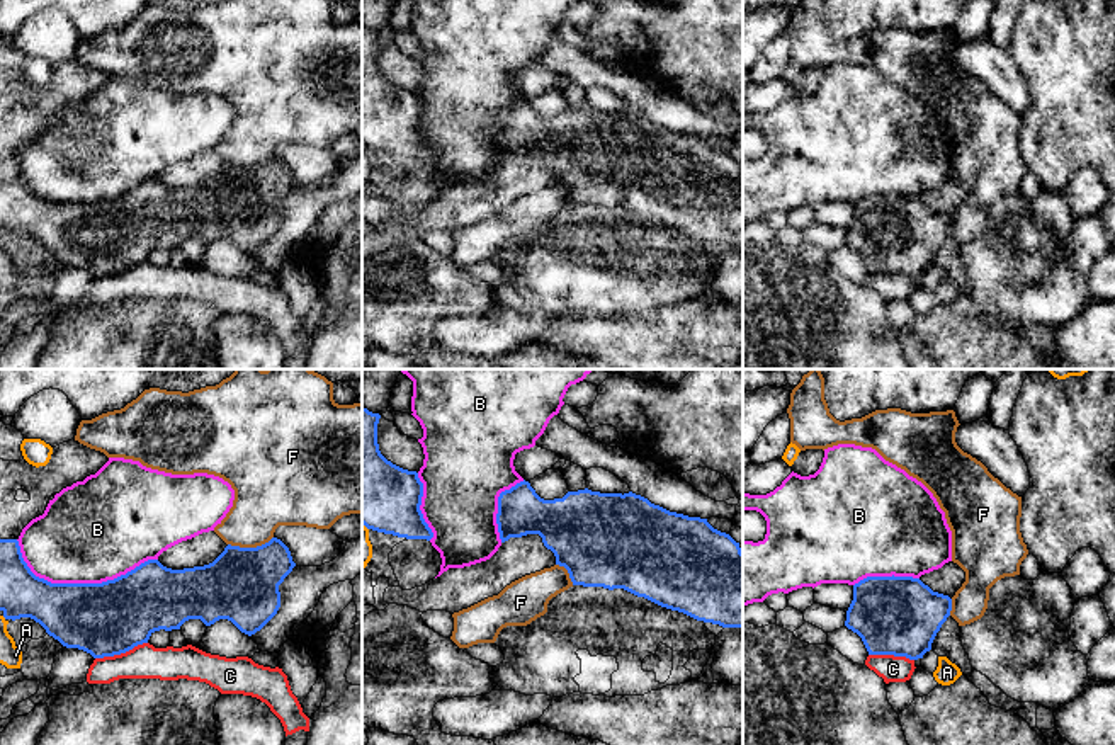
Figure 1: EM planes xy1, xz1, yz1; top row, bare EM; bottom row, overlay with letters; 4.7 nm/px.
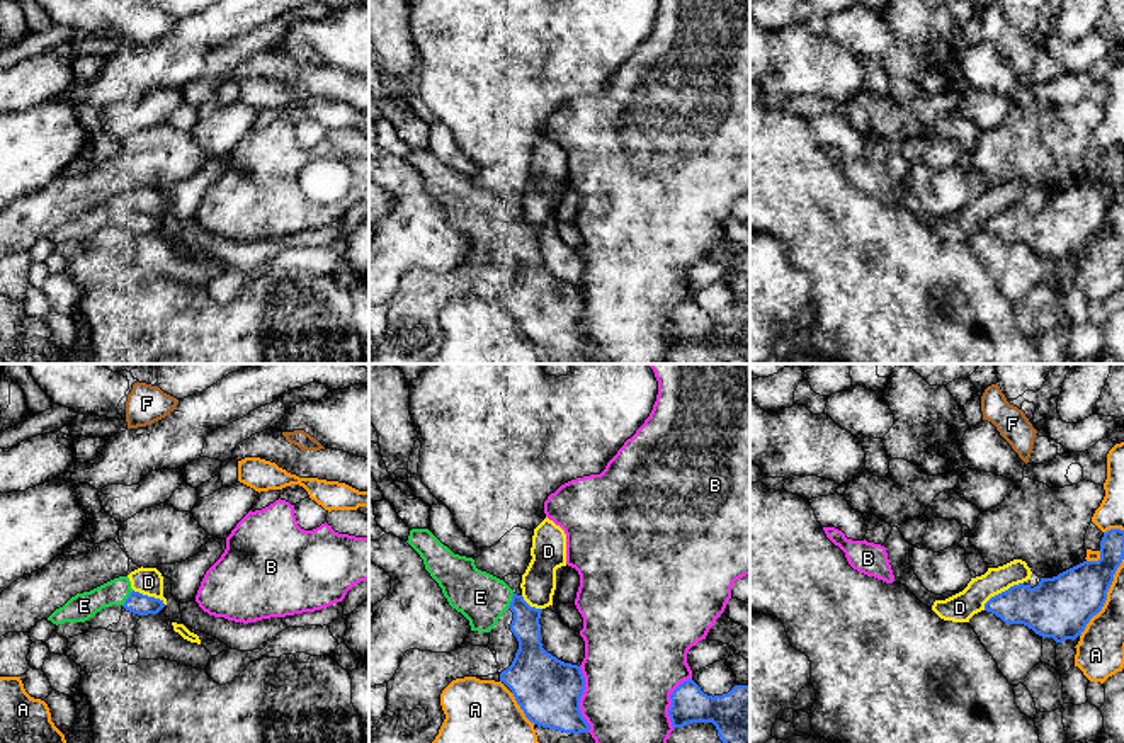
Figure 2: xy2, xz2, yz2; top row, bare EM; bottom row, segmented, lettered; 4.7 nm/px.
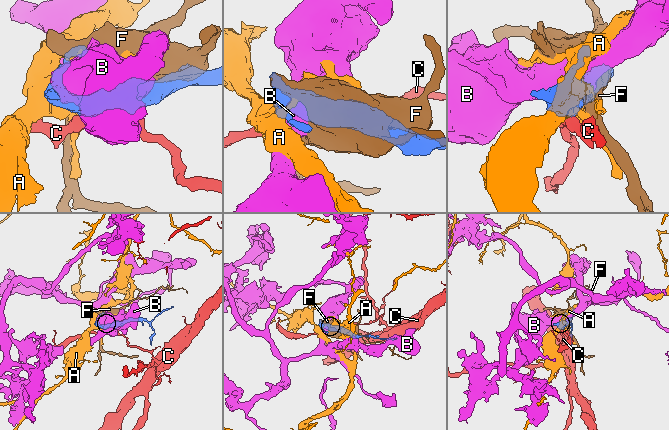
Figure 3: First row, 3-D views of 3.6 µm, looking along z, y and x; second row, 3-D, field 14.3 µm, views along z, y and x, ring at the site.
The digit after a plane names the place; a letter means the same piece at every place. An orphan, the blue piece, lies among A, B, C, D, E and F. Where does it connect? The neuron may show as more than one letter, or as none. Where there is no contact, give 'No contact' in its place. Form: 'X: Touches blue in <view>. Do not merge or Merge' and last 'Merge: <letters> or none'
A: Touches blue in yz2. Do not merge
B: Touches blue in xy1. Do not merge
C: Touches blue in xy1. Do not merge
D: Touches blue in yz2. Do not merge
E: Touches blue in xy2. Merge
F: Touches blue in xy1. Do not merge
Merge: E

